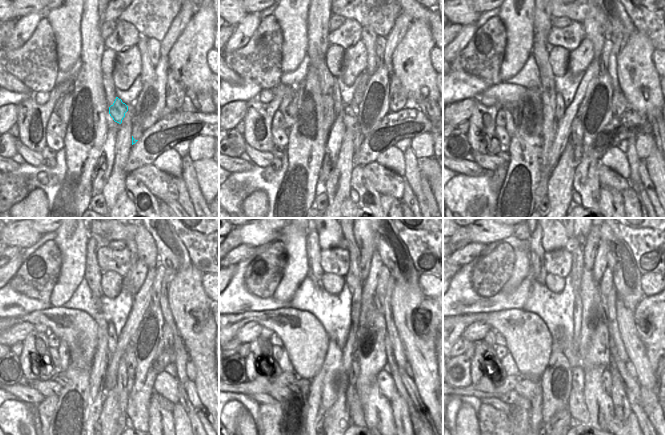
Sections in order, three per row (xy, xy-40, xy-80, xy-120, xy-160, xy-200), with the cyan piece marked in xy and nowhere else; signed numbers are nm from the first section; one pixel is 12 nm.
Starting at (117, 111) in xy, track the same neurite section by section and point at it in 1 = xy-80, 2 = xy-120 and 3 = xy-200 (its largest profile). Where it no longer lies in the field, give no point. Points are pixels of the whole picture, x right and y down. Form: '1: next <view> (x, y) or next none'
1: next xy-80 (577, 134)
2: next xy-120 (130, 360)
3: next xy-200 (577, 372)

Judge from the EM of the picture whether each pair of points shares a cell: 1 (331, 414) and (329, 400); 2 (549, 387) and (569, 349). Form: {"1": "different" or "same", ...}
{"1": "different", "2": "different"}

